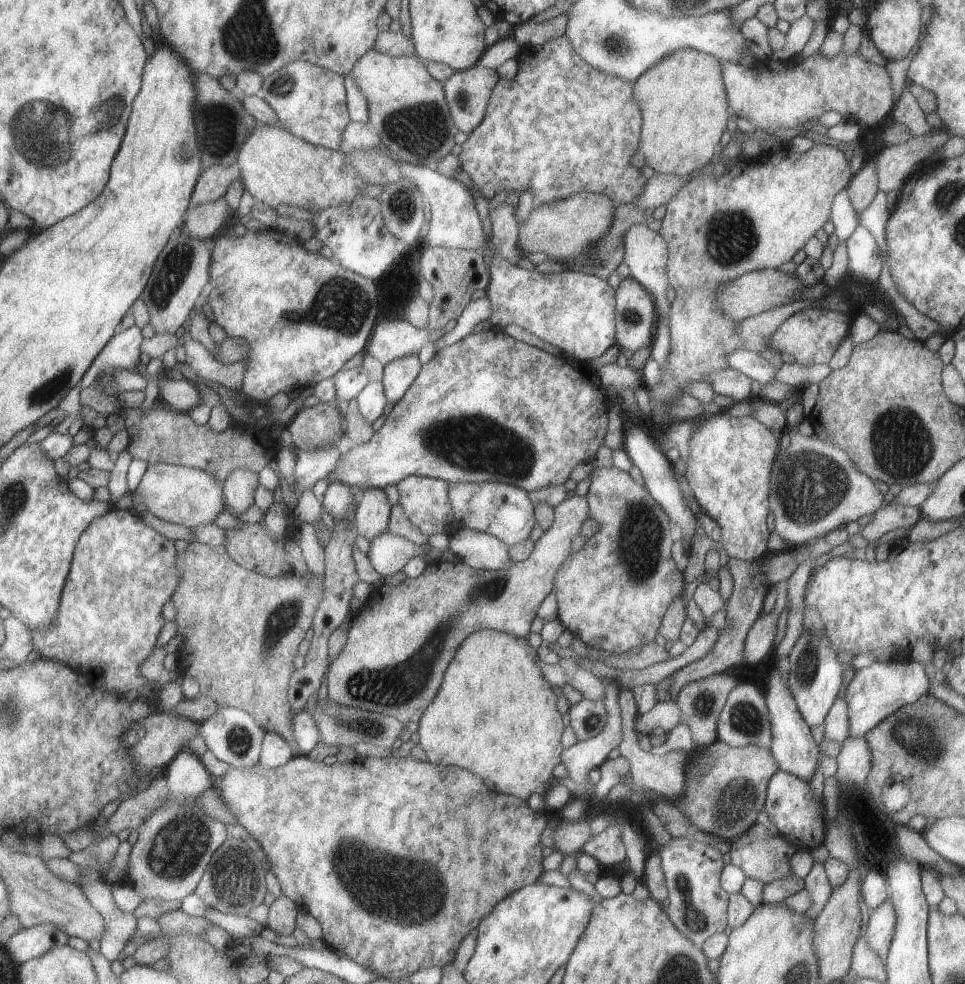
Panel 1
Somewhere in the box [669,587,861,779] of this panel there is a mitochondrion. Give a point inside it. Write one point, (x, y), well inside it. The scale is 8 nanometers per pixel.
(744, 718)

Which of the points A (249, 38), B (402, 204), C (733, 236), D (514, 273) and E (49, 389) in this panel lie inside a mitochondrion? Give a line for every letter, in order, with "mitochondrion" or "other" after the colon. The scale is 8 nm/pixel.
A: mitochondrion
B: mitochondrion
C: mitochondrion
D: other
E: mitochondrion

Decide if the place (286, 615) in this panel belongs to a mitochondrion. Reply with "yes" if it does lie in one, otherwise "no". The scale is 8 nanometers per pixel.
yes

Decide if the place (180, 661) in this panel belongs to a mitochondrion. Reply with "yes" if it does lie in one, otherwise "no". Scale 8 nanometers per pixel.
no

